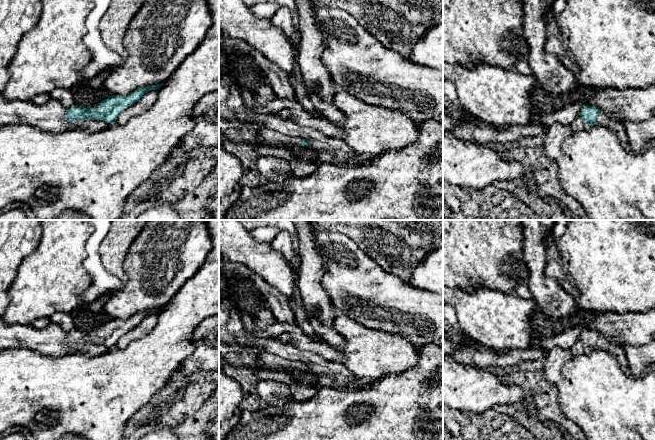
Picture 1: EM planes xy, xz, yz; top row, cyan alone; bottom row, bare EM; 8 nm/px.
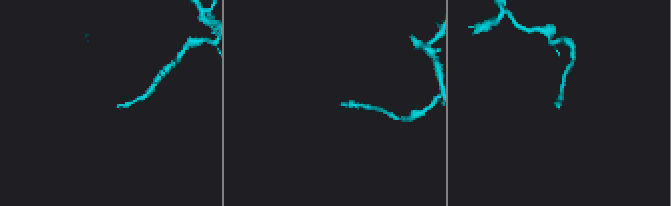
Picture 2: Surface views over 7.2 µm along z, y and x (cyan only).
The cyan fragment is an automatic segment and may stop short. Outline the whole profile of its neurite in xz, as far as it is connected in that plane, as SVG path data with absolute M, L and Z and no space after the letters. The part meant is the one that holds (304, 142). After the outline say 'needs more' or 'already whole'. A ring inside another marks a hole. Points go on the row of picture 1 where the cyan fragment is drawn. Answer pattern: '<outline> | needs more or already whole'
M267 126L260 127L259 136L265 144L274 144L277 146L284 146L288 144L311 146L310 143L303 138L287 136L271 128L268 128Z | needs more

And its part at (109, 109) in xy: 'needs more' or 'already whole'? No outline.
needs more

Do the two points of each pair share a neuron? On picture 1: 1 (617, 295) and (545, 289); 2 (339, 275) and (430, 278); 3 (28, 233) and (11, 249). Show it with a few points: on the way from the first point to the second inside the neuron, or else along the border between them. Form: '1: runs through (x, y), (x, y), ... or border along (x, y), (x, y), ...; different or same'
1: border along (546, 276), (553, 277), (575, 300), (578, 306); different
2: border along (407, 282), (413, 286), (430, 291); different
3: runs through (23, 235), (14, 244); same

